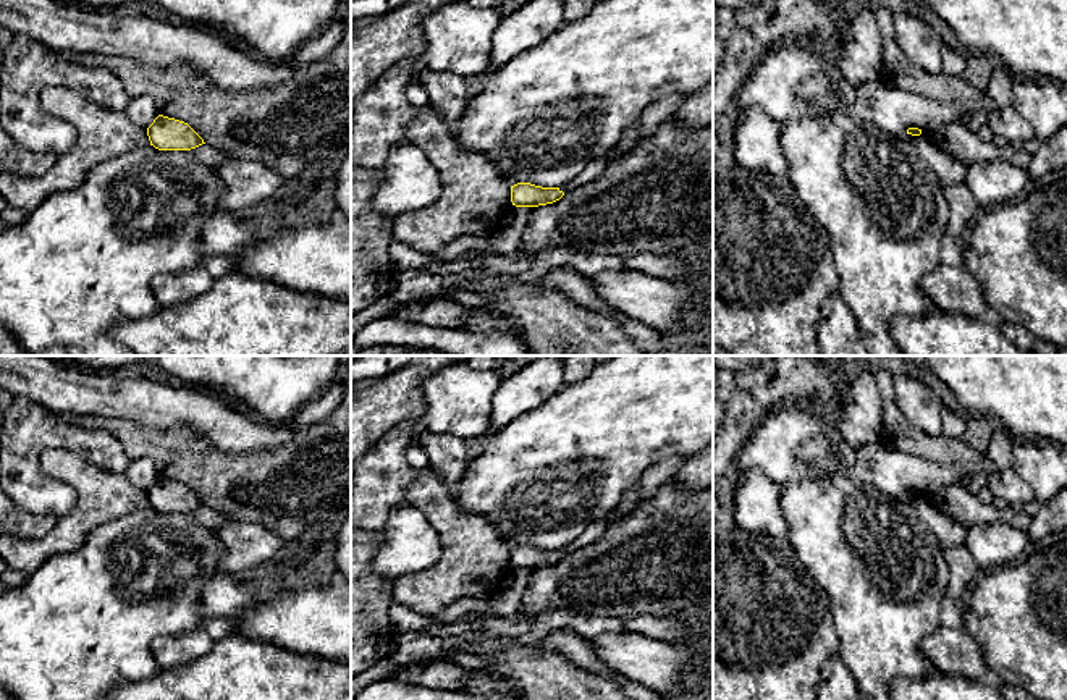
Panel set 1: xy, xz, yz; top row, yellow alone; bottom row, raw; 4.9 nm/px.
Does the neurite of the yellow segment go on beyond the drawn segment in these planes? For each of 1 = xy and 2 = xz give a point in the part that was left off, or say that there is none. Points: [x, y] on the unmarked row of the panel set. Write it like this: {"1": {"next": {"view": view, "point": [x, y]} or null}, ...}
{"1": {"next": null}, "2": {"next": null}}

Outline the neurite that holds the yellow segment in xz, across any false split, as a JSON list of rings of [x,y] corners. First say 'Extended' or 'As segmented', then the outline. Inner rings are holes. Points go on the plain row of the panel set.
As segmented. [[[530,545],[511,548],[511,564],[516,569],[538,569],[559,563],[564,555],[559,550],[542,550]]]

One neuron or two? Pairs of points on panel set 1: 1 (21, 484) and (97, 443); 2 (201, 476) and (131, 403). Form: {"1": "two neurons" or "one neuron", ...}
{"1": "one neuron", "2": "two neurons"}

